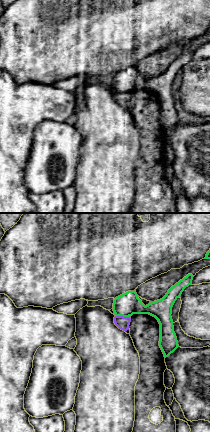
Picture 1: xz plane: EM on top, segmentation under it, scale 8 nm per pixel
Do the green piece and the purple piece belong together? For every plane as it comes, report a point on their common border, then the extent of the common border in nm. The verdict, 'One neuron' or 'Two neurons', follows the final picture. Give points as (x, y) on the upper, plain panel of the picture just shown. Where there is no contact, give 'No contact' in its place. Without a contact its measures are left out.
Touches green at (122, 91). Shared border 110 nm

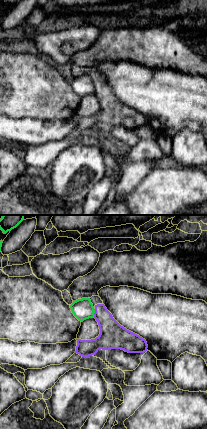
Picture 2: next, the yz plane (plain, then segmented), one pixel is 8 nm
Touches green at (94, 88). Shared border 60 nm

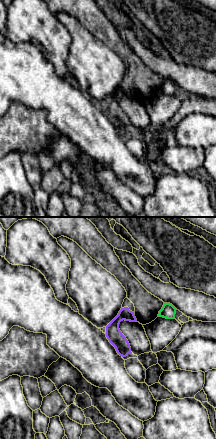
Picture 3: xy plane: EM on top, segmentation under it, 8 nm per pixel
No contact

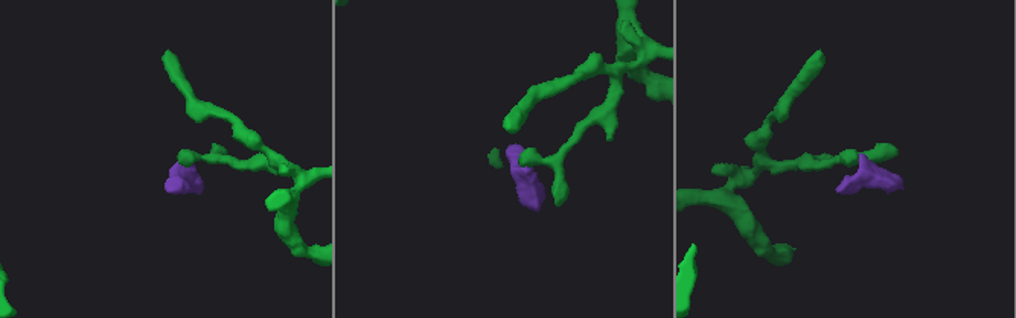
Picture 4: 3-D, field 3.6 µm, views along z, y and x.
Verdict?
Two neurons

